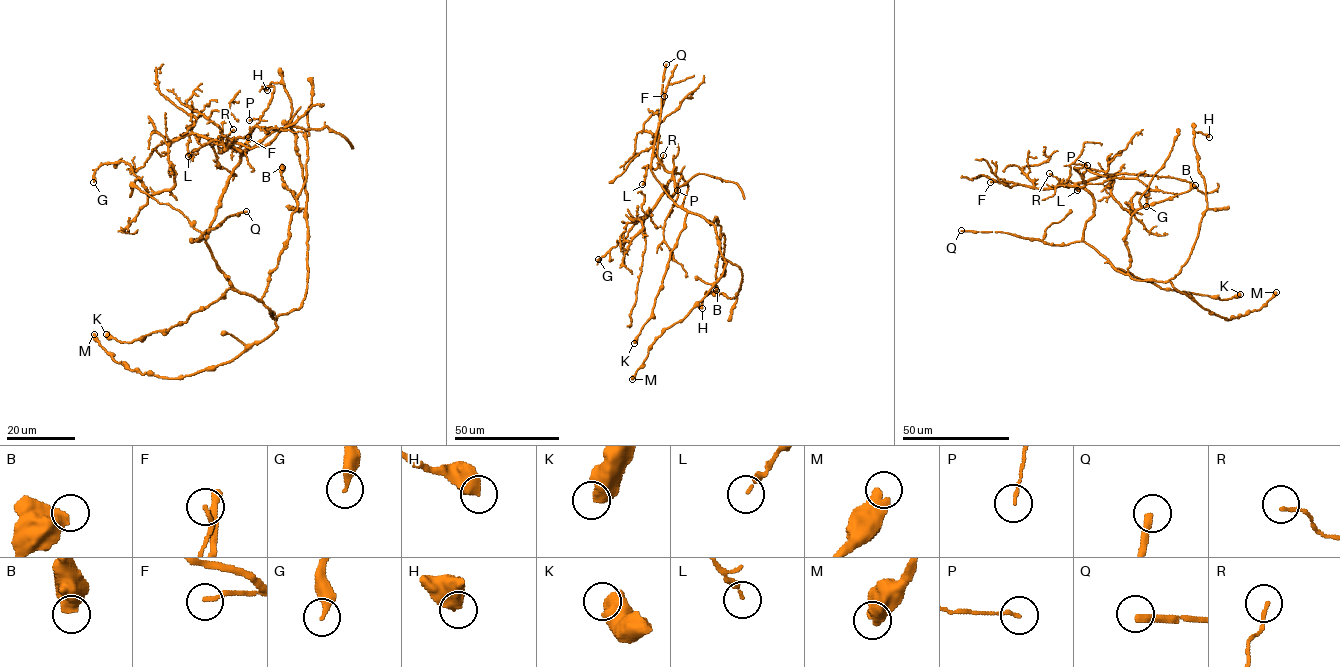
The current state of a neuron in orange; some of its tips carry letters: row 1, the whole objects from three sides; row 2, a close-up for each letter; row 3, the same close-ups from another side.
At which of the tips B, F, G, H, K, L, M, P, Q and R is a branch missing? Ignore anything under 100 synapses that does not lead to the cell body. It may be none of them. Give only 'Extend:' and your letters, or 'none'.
Extend: Q

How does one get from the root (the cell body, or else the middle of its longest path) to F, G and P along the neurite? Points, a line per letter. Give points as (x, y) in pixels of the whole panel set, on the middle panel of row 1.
F: (677, 205), (662, 186), (671, 196), (675, 191), (673, 174), (665, 170), (657, 156), (664, 96)
G: (677, 205), (662, 187), (671, 196), (672, 179), (635, 219), (643, 227), (631, 241), (598, 259)
P: (677, 205), (662, 186), (671, 196), (675, 191), (672, 177), (675, 171), (681, 174), (677, 190)

